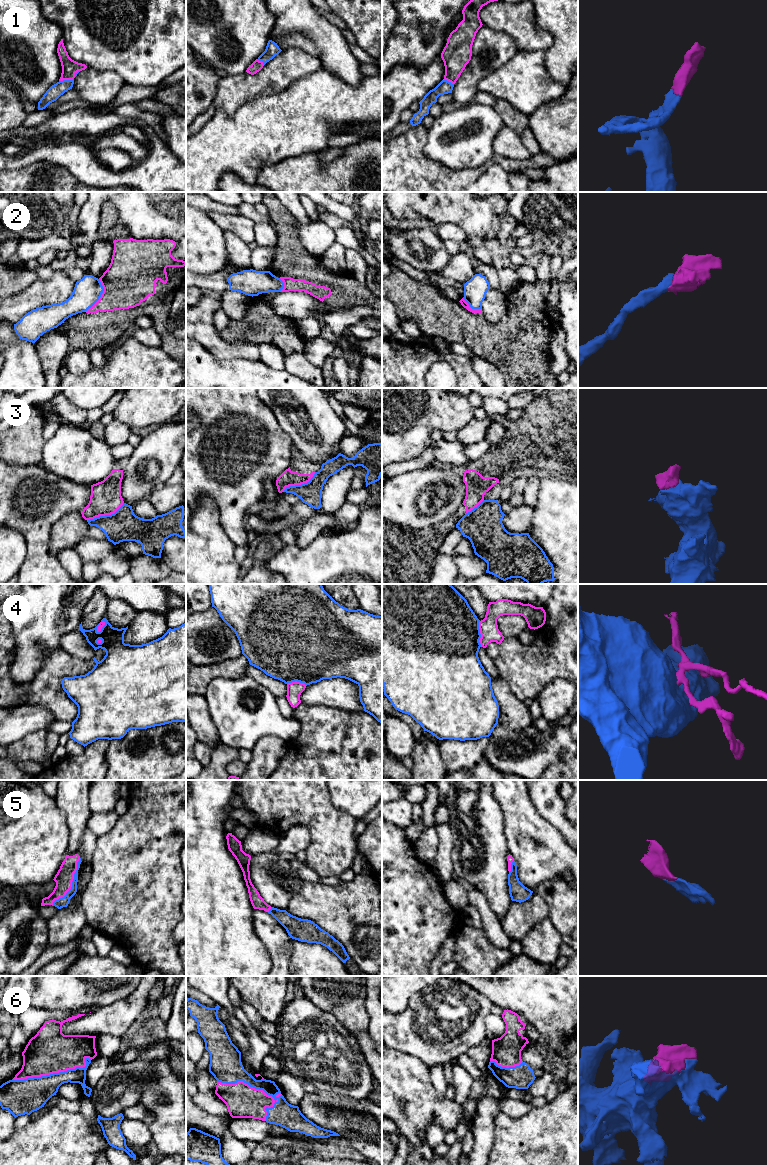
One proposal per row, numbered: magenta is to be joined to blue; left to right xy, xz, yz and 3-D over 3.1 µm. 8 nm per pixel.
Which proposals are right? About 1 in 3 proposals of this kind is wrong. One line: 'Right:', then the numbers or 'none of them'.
Right: 1, 5, 6

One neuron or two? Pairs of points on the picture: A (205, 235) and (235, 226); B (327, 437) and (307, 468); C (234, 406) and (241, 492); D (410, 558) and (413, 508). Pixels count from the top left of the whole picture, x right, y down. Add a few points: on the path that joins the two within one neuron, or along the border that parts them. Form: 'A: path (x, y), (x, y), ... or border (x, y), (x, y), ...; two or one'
A: border (207, 212), (224, 230); two
B: border (293, 444), (303, 456); two
C: path (259, 419), (271, 431), (269, 455), (261, 467); one
D: border (392, 522), (412, 529), (422, 529), (435, 525); two

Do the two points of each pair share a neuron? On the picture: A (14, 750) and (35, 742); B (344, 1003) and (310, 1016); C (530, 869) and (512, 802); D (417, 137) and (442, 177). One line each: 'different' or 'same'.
A: same
B: different
C: same
D: same

